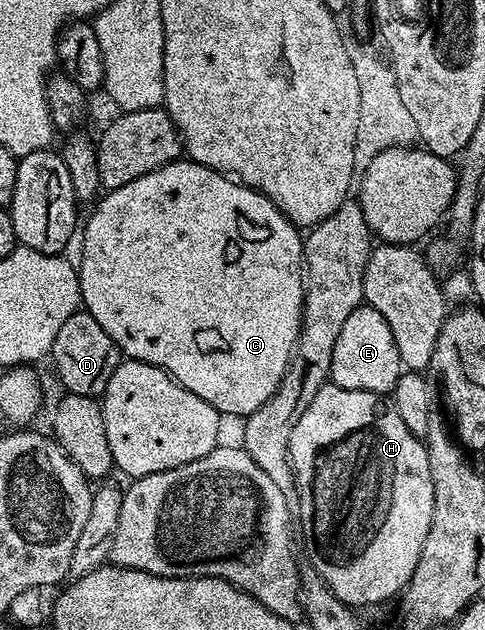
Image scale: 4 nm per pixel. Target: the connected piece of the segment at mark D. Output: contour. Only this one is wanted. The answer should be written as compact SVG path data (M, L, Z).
M79 309L63 322L62 329L54 338L51 361L56 366L56 375L67 394L100 397L110 377L114 377L114 369L118 369L122 356L110 333L106 333L106 329L102 329L102 325L98 325L98 321L94 321L88 311Z

